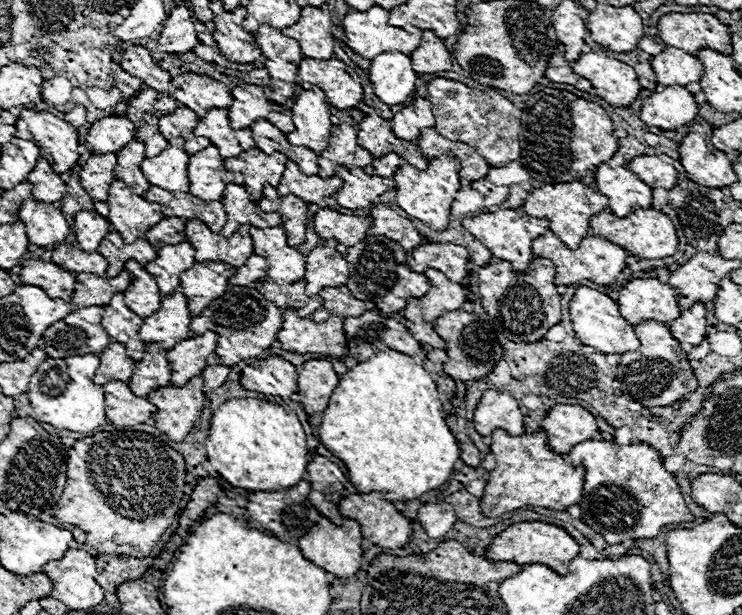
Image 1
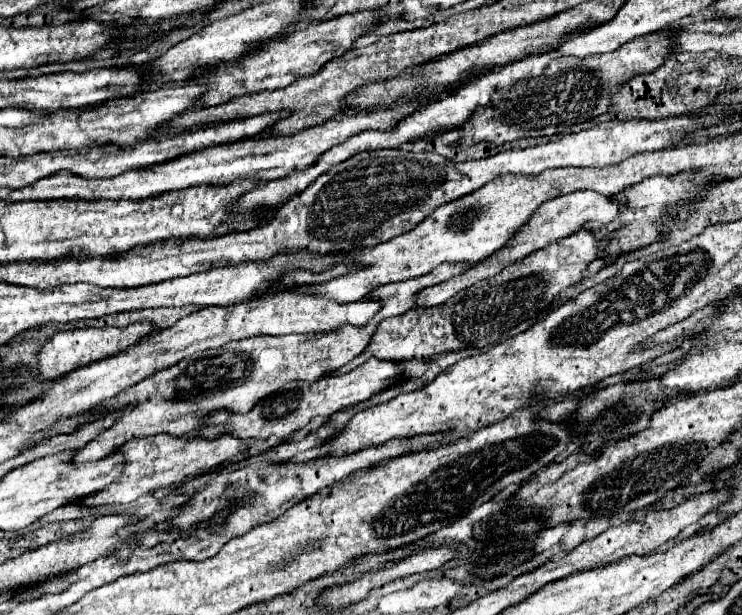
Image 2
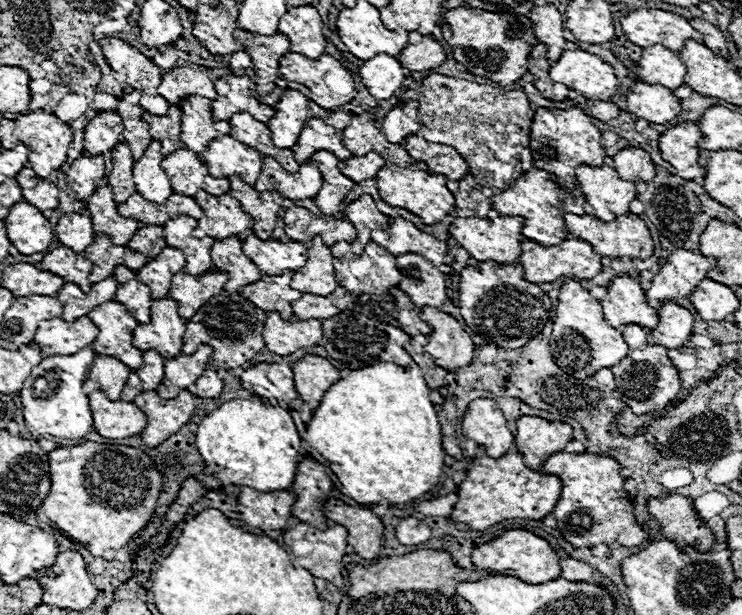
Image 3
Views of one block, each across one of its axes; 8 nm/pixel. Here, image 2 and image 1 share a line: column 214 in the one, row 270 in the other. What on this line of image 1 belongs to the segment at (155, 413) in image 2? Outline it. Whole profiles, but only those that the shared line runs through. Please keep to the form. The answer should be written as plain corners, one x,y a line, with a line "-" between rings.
366,236
360,244
346,250
346,262
348,262
348,290
352,296
364,302
374,302
378,310
384,314
400,312
406,308
408,298
420,298
430,290
428,278
424,274
416,276
416,272
408,272
408,266
404,264
406,252
396,244
394,240
388,240
384,236

